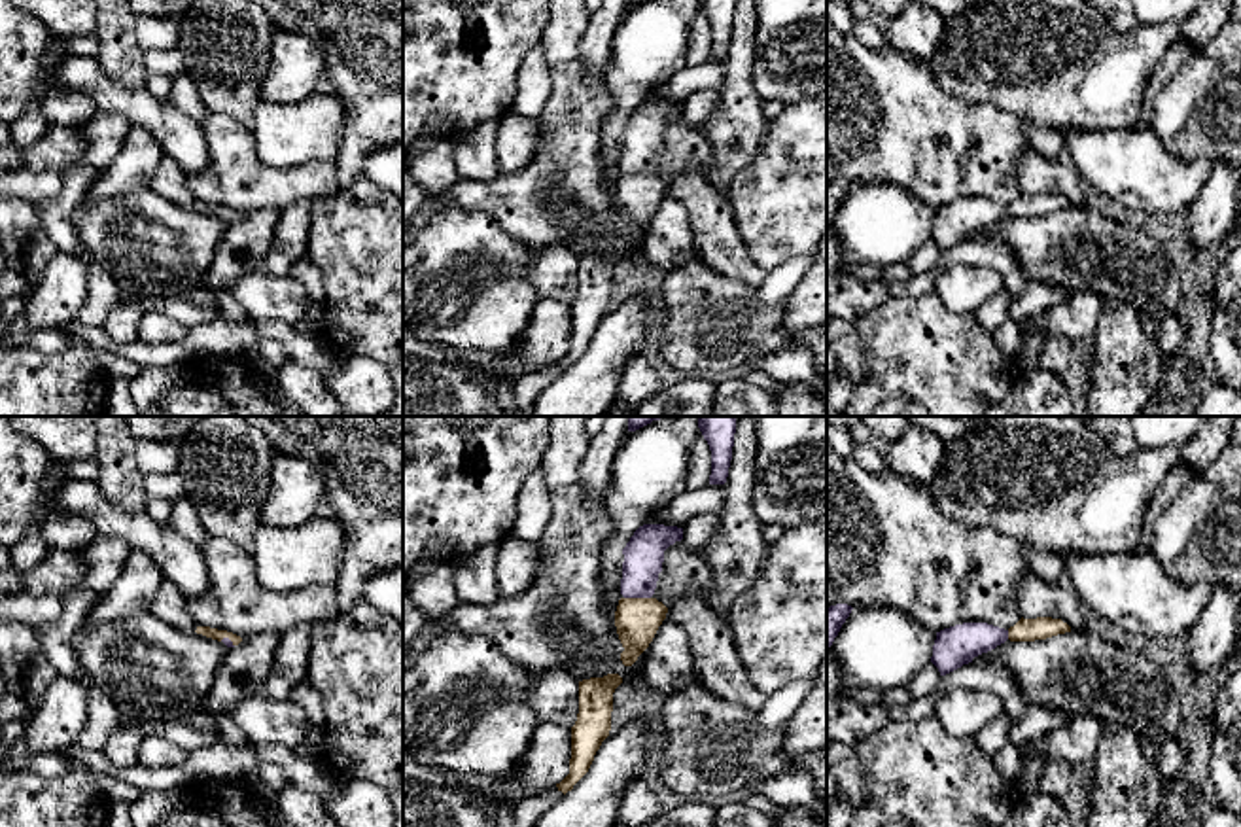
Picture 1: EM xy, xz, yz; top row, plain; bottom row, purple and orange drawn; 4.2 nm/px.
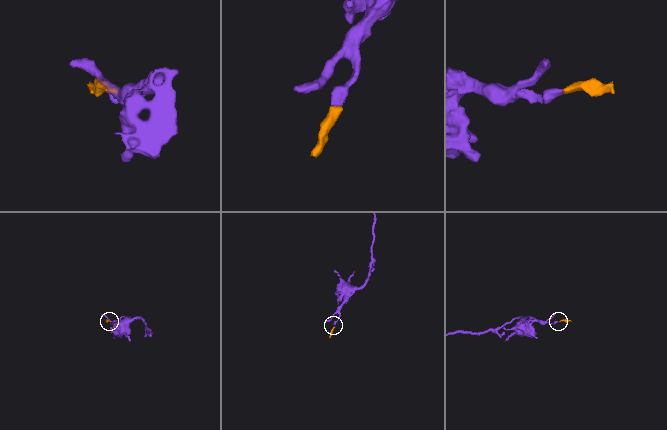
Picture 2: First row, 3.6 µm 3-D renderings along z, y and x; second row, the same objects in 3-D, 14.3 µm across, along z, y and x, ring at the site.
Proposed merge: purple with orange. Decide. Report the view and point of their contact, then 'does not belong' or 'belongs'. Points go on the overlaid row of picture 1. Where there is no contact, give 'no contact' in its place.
meets purple in xz at (638, 597); belongs

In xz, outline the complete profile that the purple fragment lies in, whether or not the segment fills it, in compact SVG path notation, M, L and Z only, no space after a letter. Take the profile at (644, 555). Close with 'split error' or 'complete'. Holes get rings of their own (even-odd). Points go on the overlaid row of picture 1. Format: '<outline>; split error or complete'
M664 524L639 526L622 549L622 579L615 626L624 647L620 660L632 666L649 647L668 607L653 594L662 572L664 551L683 539L683 528Z; split error

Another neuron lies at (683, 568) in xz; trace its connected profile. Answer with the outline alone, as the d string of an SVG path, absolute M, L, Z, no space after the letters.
M681 539L664 551L662 572L651 598L670 607L683 600L689 590L694 590L706 602L711 581L704 549L690 549Z

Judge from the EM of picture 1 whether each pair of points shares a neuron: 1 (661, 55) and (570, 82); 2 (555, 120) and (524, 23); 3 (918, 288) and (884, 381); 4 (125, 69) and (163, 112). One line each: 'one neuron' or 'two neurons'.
1: two neurons
2: two neurons
3: two neurons
4: two neurons

